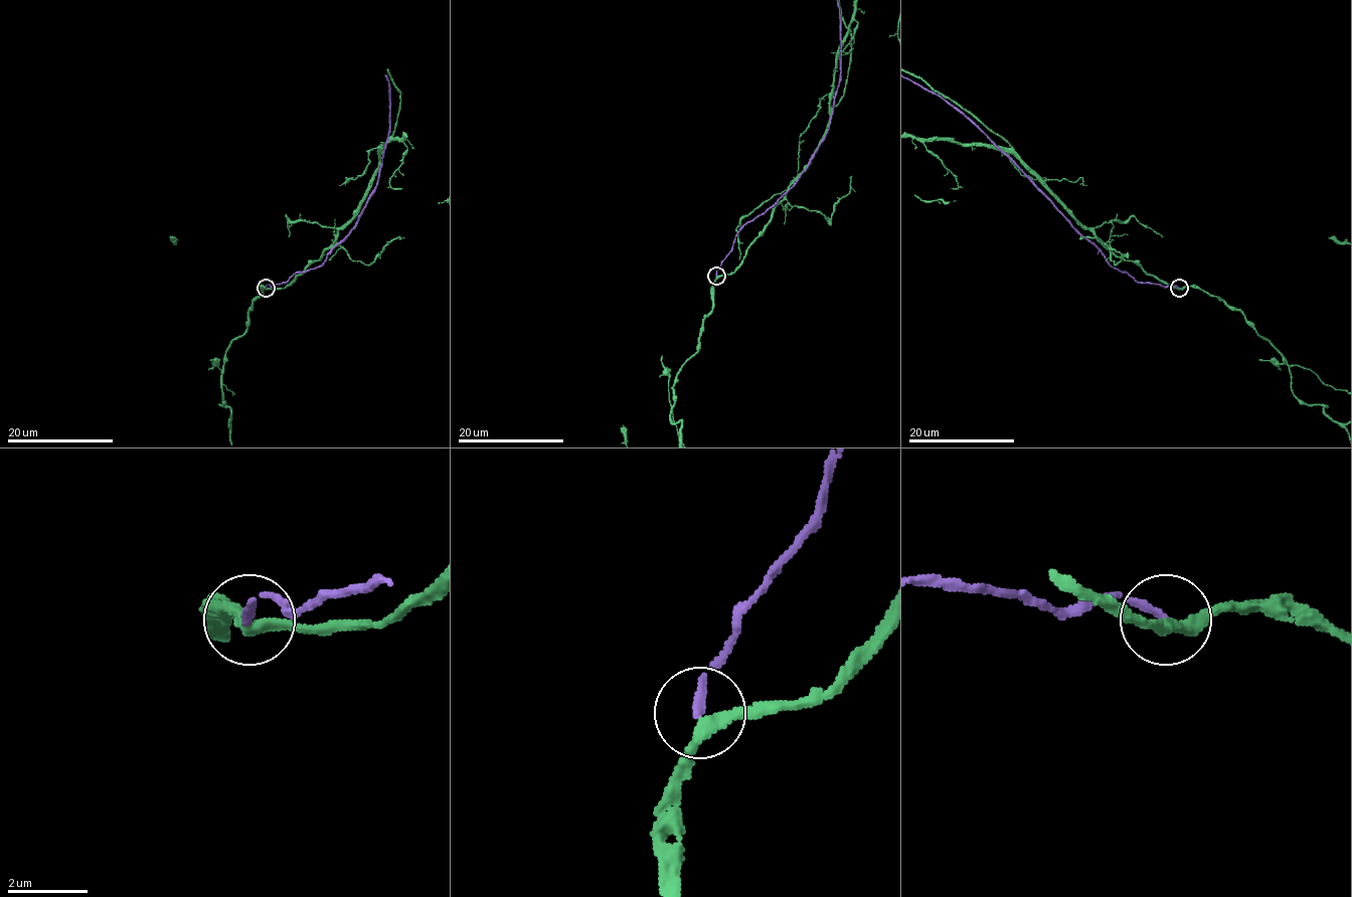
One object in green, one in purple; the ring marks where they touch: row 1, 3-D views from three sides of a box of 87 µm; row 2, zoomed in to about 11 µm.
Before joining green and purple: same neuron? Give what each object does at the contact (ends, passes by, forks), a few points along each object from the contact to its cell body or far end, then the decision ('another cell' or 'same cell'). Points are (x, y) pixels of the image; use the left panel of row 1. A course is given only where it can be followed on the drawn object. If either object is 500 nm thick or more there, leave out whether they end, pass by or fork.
green passes by; purple ends; another cell

